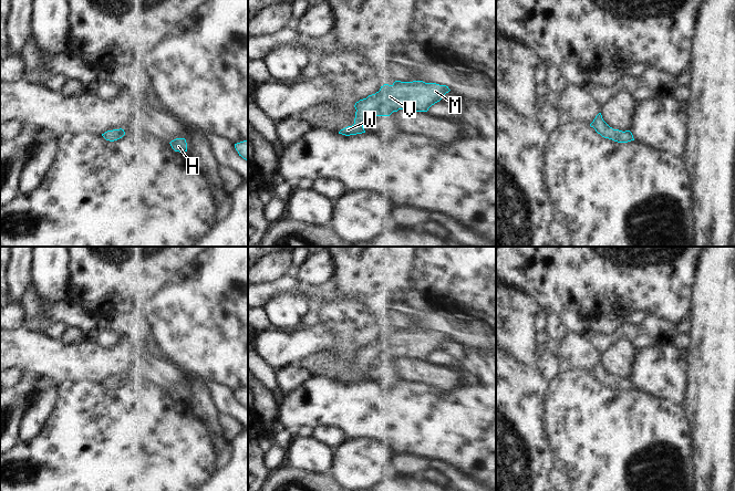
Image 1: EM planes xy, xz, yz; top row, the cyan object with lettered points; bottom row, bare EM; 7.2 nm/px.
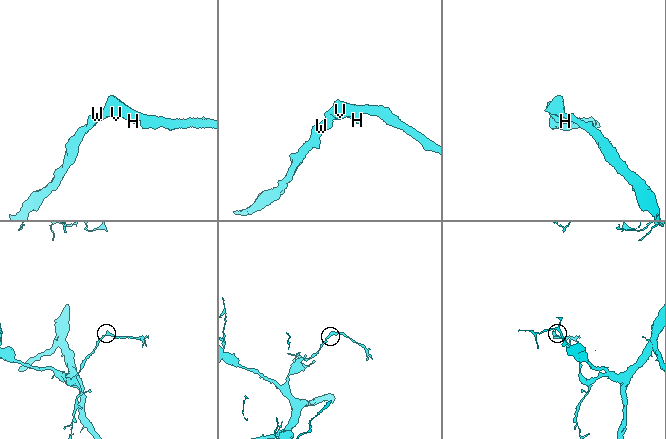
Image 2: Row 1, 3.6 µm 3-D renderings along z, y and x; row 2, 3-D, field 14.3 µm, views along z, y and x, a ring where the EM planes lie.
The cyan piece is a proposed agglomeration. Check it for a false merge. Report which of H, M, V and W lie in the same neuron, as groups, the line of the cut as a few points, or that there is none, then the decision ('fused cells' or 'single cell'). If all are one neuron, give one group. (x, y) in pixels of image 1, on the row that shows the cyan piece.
H M V W | no cut | single cell

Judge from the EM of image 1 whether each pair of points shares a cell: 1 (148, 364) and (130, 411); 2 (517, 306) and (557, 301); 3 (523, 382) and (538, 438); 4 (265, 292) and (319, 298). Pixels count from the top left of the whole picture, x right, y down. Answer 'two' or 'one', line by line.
1: two
2: two
3: one
4: one

